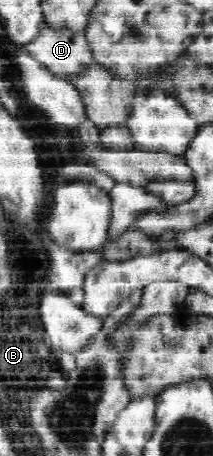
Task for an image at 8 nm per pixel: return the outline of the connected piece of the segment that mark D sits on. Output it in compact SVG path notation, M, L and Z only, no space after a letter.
M45 23L39 30L31 44L27 44L27 50L33 52L35 59L45 65L51 72L57 73L67 81L71 81L76 73L80 73L94 62L93 49L90 48L86 33L82 29L71 29L69 27L51 27Z

